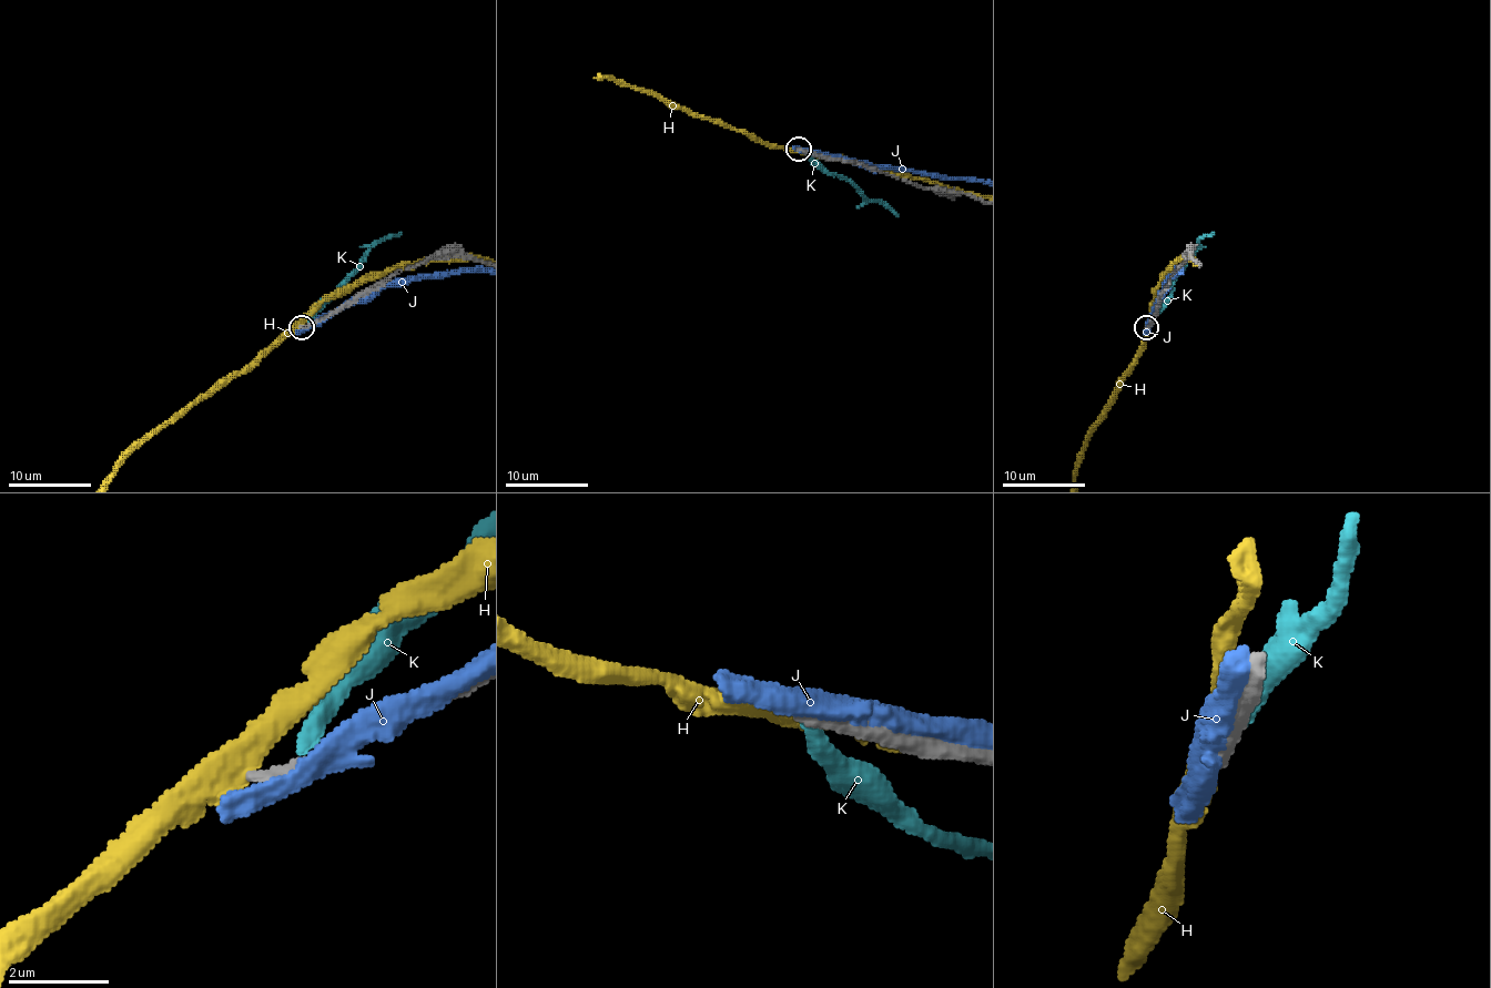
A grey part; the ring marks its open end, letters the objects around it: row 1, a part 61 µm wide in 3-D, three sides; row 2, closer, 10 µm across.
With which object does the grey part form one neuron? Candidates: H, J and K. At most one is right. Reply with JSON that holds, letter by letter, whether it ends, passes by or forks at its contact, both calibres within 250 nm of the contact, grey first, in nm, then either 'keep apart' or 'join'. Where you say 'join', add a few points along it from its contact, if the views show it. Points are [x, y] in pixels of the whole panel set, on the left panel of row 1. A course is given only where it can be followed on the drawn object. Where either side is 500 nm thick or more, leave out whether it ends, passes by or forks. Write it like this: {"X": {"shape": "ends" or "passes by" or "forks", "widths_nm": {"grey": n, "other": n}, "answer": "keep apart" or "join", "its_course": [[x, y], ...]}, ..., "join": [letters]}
{"H": {"shape": "passes by", "widths_nm": {"grey": 280, "other": 480}, "answer": "keep apart"}, "J": {"shape": "passes by", "widths_nm": {"grey": 320, "other": 440}, "answer": "keep apart"}, "K": {"shape": "ends", "widths_nm": {"grey": 280, "other": 340}, "answer": "keep apart"}, "join": []}

